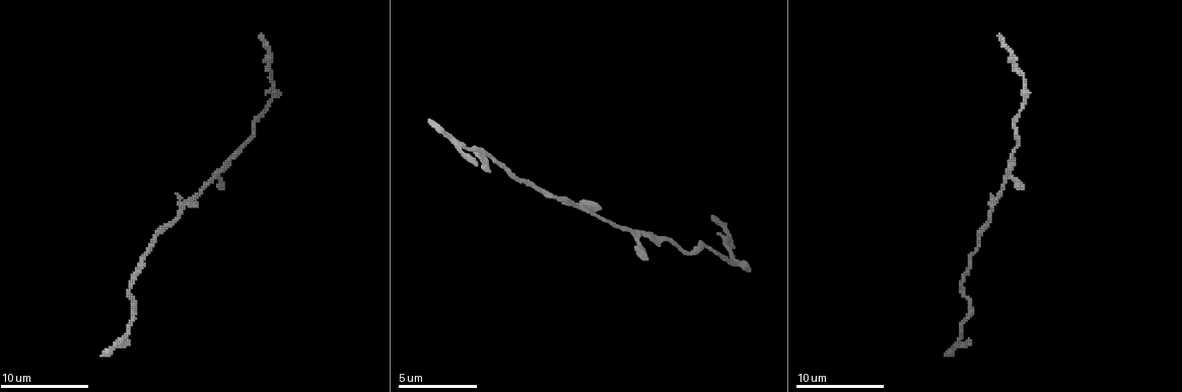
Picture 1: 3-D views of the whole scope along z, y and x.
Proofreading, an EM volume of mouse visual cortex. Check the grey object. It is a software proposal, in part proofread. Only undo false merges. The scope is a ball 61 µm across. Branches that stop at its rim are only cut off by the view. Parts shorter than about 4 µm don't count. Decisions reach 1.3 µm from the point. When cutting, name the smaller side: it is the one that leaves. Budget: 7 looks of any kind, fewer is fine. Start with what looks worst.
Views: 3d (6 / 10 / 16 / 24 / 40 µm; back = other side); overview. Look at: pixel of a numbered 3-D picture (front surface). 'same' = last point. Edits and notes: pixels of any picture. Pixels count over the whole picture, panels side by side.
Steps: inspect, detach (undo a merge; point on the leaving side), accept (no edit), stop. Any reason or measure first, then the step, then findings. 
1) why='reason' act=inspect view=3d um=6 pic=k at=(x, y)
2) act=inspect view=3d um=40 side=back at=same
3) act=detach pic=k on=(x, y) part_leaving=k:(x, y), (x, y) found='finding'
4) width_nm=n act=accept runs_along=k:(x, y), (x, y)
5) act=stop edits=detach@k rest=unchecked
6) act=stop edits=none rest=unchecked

act=inspect view=3d um=10 pic=1 at=(272, 84)

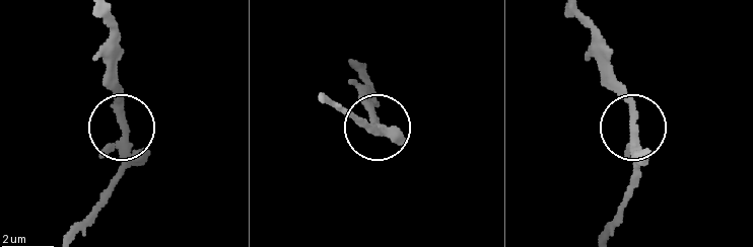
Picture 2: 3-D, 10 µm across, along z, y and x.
act=accept runs_along=2:(65, 237), (95, 204), (122, 159), (115, 44) found='one cell here'

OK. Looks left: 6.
why='small branch off a trunk' act=inspect view=3d um=16 pic=1 at=(183, 206)

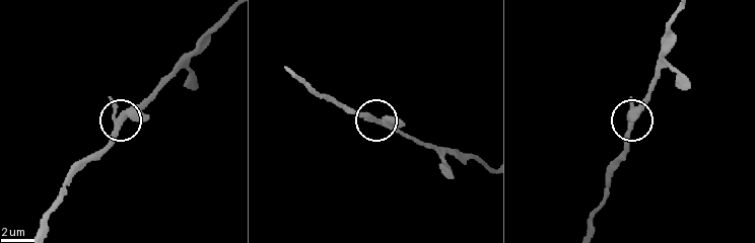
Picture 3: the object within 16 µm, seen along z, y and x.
act=accept runs_along=3:(138, 105), (123, 117), (115, 134), (95, 153) found='one cell here'

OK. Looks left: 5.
why='thick turns thin' act=inspect view=3d um=10 pic=1 at=(1014, 123)

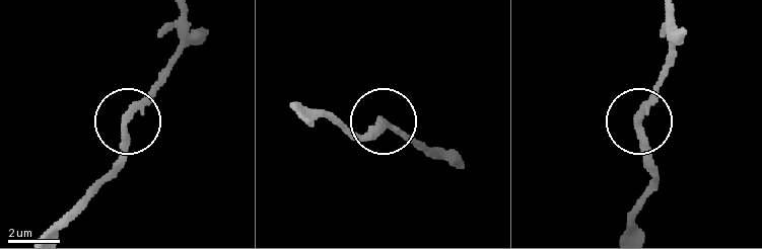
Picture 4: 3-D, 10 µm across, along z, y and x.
act=inspect view=3d um=6 pic=4 at=(639, 124)

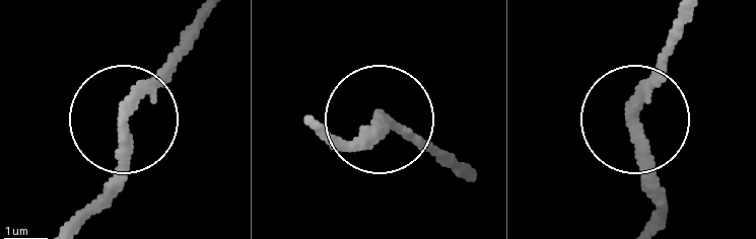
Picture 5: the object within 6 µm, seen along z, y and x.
act=accept runs_along=5:(74, 225), (111, 181), (122, 116), (191, 44) found='all the same cell'

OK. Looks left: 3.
act=stop edits=none rest=unchecked

